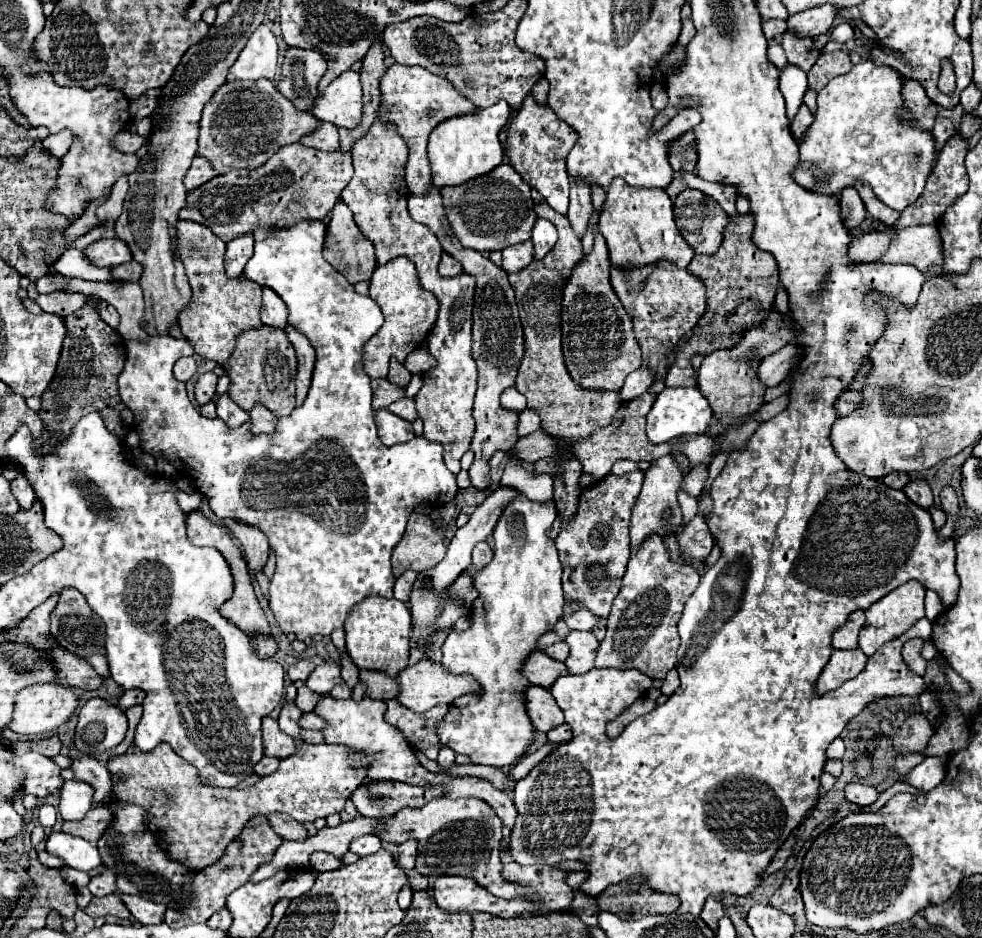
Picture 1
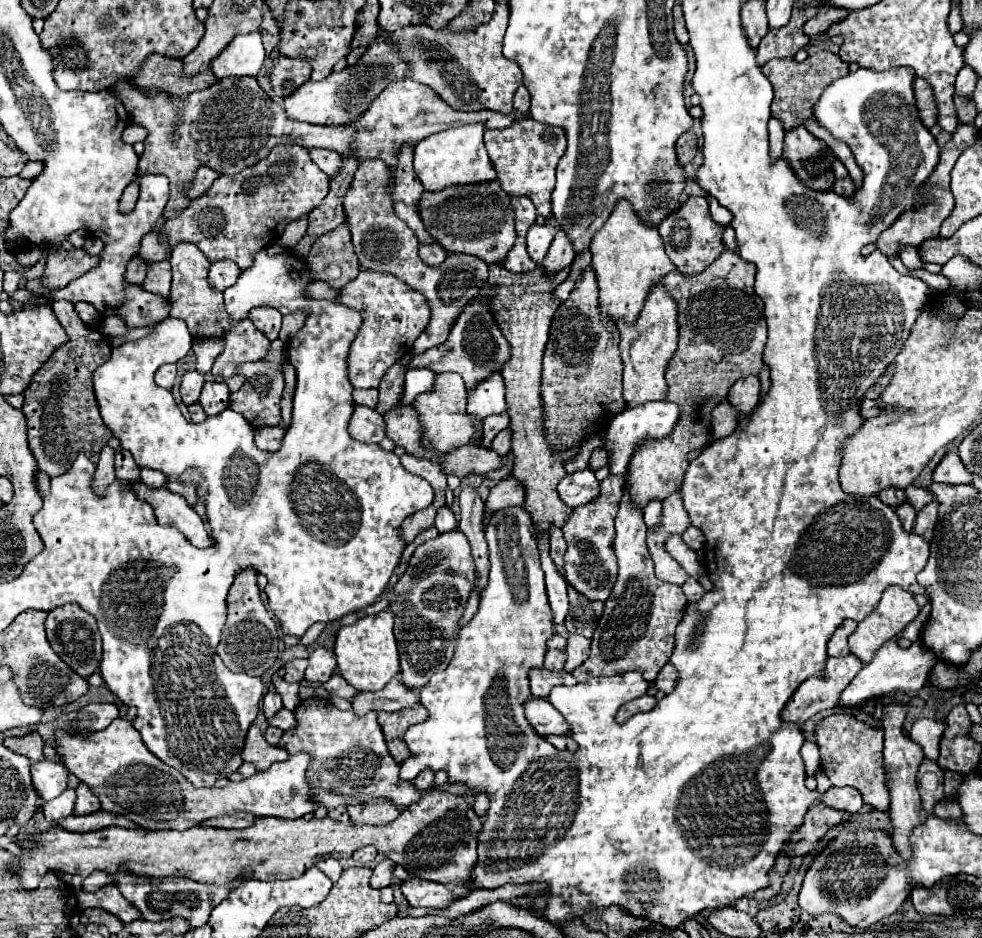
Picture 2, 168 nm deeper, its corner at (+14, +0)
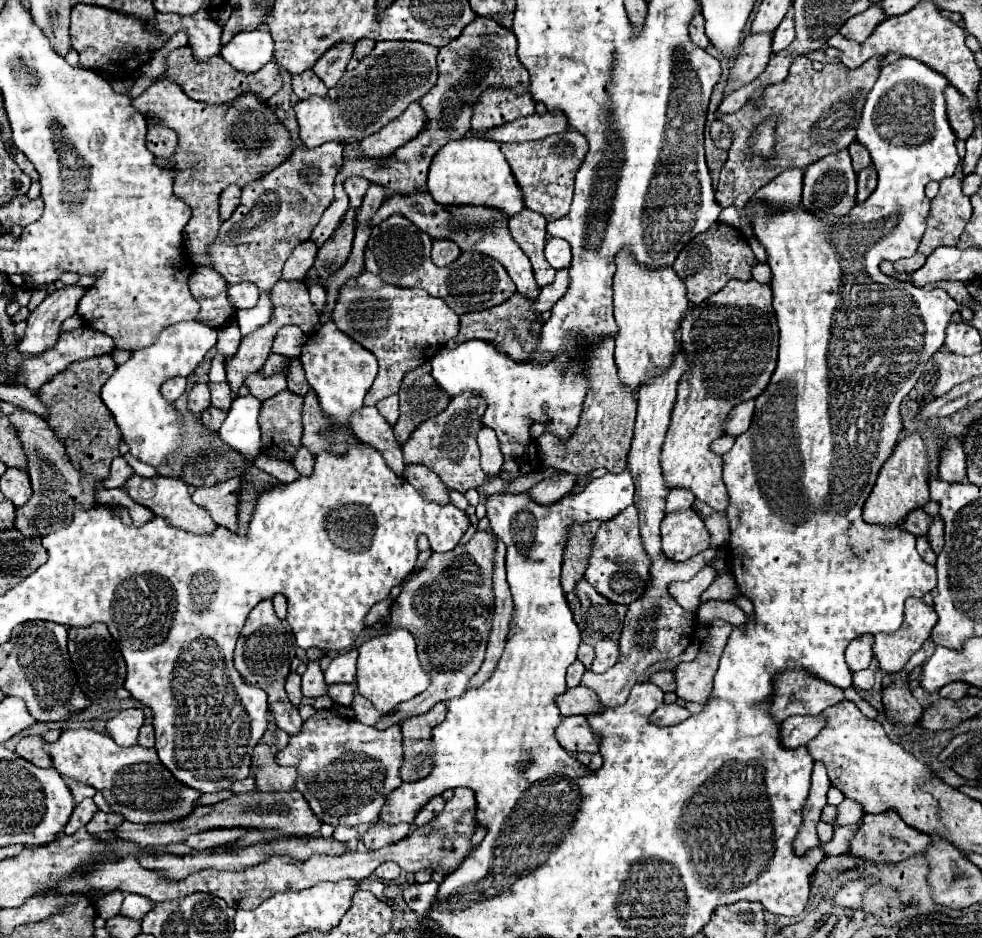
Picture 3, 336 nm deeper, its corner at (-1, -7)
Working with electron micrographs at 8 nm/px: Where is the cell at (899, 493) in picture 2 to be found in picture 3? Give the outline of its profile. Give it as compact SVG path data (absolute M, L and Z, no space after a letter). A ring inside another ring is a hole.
M916 508L916 510L912 510L912 512L904 518L902 526L904 526L908 532L912 532L914 536L920 536L920 534L926 534L926 532L928 532L928 526L930 526L932 520L934 520L934 518L928 516L922 508Z

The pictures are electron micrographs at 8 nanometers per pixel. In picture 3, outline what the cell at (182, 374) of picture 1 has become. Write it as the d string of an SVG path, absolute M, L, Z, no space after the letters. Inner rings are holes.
M176 376L176 378L170 378L168 382L162 384L162 396L170 402L174 402L178 396L182 396L186 390L186 378L184 376Z

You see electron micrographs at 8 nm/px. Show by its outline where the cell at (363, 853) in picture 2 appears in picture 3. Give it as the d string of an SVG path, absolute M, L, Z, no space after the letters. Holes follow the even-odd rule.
M382 862L382 864L374 870L374 874L376 874L380 880L384 880L384 882L394 882L394 880L400 878L400 868L398 868L394 862Z

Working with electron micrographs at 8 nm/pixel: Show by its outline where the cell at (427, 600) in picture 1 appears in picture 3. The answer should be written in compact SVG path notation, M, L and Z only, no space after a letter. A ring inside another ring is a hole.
M560 472L556 476L546 478L546 480L538 482L536 486L532 486L528 490L528 494L530 494L530 498L536 504L554 504L554 502L558 502L560 498L564 498L572 490L574 482L576 482L576 476L574 474Z

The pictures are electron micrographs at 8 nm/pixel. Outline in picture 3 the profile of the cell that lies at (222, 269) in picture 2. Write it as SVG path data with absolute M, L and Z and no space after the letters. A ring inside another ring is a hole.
M240 282L240 284L230 284L228 286L228 300L234 308L252 308L258 300L260 290L252 282Z

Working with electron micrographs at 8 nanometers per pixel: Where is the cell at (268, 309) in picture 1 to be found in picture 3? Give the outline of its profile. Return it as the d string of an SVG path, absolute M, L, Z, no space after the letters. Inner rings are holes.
M282 326L274 338L272 352L288 356L288 358L296 358L300 356L300 348L304 340L306 340L306 334L298 326Z

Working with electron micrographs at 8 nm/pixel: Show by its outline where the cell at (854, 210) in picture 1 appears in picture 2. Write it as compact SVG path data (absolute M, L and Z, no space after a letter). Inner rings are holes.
M847 175L845 179L837 179L837 181L835 181L835 185L833 185L833 191L835 191L837 195L851 197L851 195L855 193L855 183L853 183L853 179Z

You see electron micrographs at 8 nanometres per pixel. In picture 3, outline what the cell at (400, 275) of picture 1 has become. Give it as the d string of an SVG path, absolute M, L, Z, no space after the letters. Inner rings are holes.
M364 270L360 278L344 284L332 320L342 332L356 338L378 358L378 374L366 394L366 406L374 406L378 400L396 394L404 374L428 362L460 328L458 314L444 300L430 296L424 290L384 284L368 270Z

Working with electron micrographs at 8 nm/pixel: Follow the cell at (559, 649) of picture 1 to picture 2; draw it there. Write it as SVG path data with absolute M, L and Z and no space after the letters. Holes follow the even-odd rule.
M549 649L545 655L545 669L549 671L561 671L565 665L565 651Z

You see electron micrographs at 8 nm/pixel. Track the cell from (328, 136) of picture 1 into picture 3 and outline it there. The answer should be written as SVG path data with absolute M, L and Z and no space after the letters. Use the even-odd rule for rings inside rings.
M350 176L350 178L344 180L344 190L346 190L348 198L350 198L350 206L352 206L352 208L360 208L362 198L364 198L366 190L370 188L370 184L372 184L372 182L368 182L368 180L362 178L362 176Z

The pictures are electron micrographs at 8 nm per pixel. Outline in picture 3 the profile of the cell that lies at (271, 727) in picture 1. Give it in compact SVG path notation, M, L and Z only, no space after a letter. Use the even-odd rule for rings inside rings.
M260 742L252 754L252 776L262 792L286 792L292 788L298 770L294 766L280 766L270 746Z

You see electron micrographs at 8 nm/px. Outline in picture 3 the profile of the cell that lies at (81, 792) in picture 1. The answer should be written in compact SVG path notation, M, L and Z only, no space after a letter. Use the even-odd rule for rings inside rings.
M92 798L76 804L76 808L74 808L74 812L72 812L70 820L68 820L68 824L64 826L64 832L66 832L66 834L74 834L78 828L86 826L96 812L98 812L98 808L96 808L96 804L92 802Z

